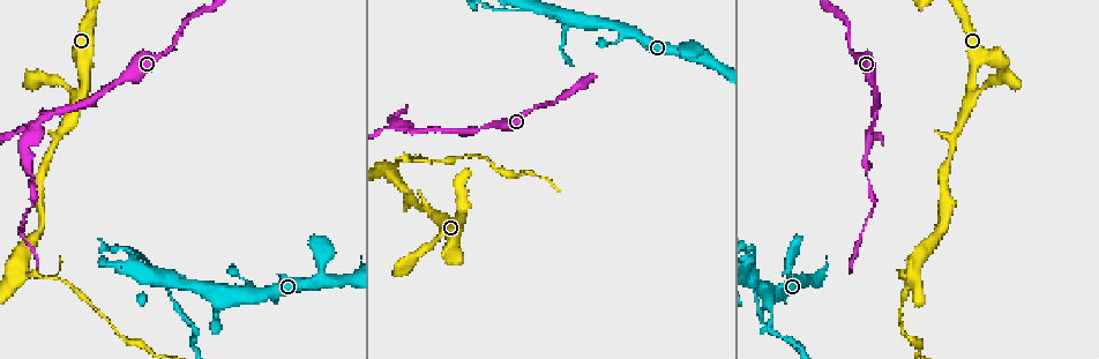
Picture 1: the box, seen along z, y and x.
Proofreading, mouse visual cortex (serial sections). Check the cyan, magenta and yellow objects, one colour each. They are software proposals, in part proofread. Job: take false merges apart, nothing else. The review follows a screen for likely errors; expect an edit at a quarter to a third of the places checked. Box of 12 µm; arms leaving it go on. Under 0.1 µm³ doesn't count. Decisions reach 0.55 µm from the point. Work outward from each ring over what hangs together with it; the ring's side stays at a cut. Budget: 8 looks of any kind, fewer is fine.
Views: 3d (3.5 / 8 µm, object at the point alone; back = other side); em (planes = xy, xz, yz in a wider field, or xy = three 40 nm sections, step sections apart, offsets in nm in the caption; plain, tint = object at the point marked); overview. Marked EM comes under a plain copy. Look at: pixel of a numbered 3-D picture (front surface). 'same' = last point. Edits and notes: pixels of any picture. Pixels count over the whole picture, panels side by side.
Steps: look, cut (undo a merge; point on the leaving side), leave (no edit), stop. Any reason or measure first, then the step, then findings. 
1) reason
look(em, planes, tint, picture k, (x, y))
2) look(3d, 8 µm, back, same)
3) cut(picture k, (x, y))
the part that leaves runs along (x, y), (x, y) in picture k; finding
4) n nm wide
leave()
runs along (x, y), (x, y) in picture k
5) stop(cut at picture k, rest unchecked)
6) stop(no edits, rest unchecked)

calibre changes
look(em, xy, step 5, tint, picture 1, (870, 81))

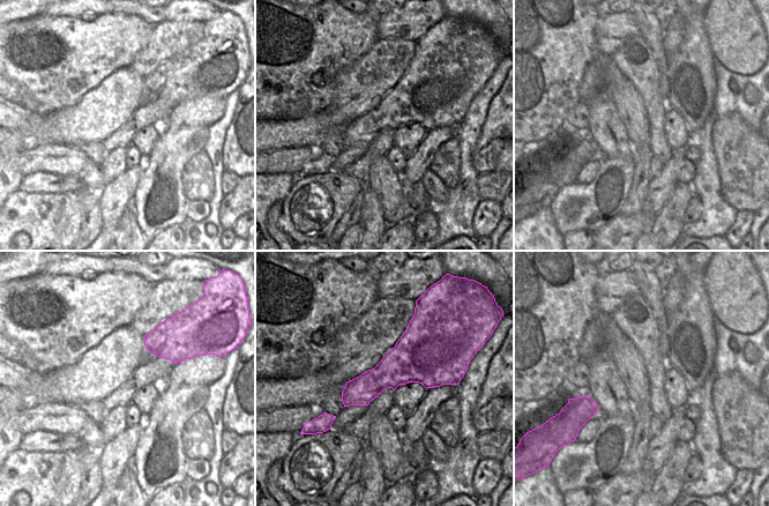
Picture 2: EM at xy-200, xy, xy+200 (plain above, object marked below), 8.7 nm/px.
look(3d, 3.5 µm, same)

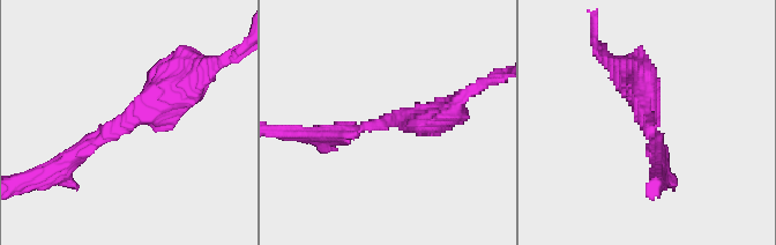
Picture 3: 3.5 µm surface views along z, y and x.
arms of 200, 400 nm
leave()
runs along (192, 79), (64, 161) in picture 3; one cell here

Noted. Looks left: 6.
abrupt turn
look(3d, 8 µm, picture 1, (497, 10))

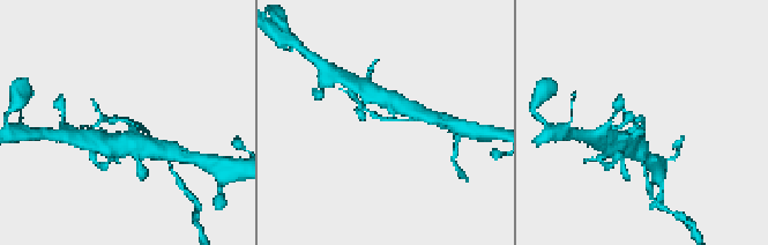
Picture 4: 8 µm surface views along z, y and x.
look(3d, 3.5 µm, picture 4, (126, 120))

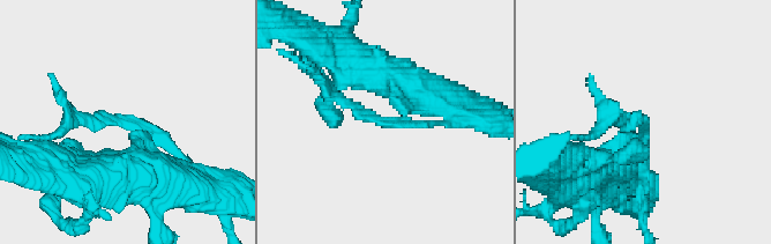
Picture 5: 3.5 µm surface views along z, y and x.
cut(picture 5, (106, 119))
a second cell is stuck on

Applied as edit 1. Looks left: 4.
look(overview)

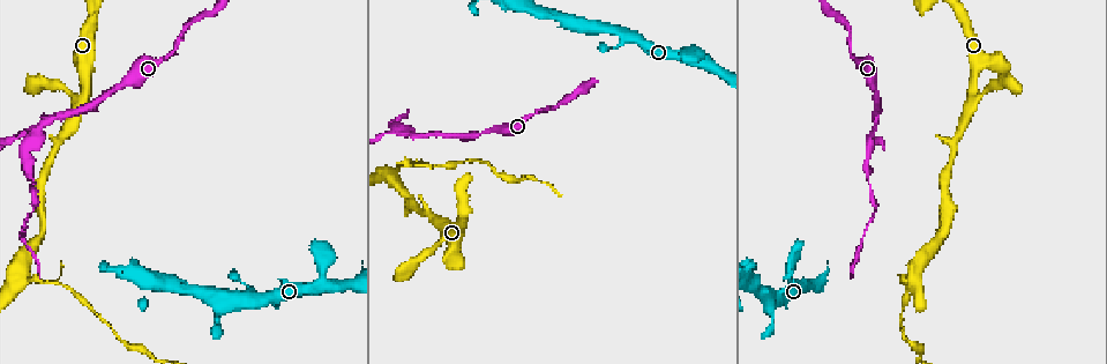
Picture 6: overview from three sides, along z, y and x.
arms part here
look(em, xy, step 2, tint, picture 6, (404, 132))

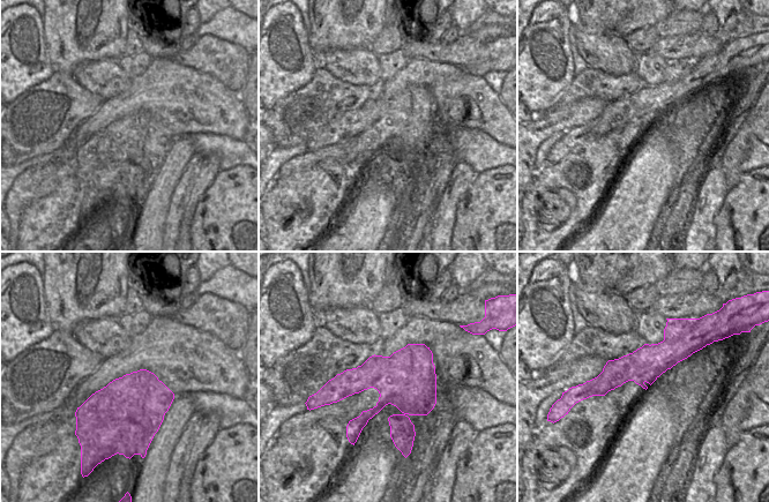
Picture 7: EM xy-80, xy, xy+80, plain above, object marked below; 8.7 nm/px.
wider look
look(3d, 3.5 µm, back, same)

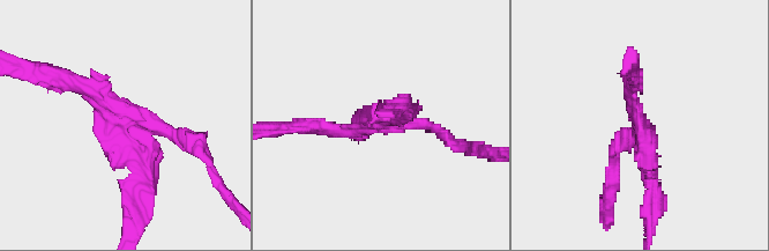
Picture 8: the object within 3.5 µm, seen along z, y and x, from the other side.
500 nm wide
cut(picture 8, (152, 176))
the part that leaves runs along (122, 125), (150, 168), (133, 221) in picture 8; a second cell is stuck on

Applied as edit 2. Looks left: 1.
stop(cut at picture 5, cut at picture 8, rest unchecked)

